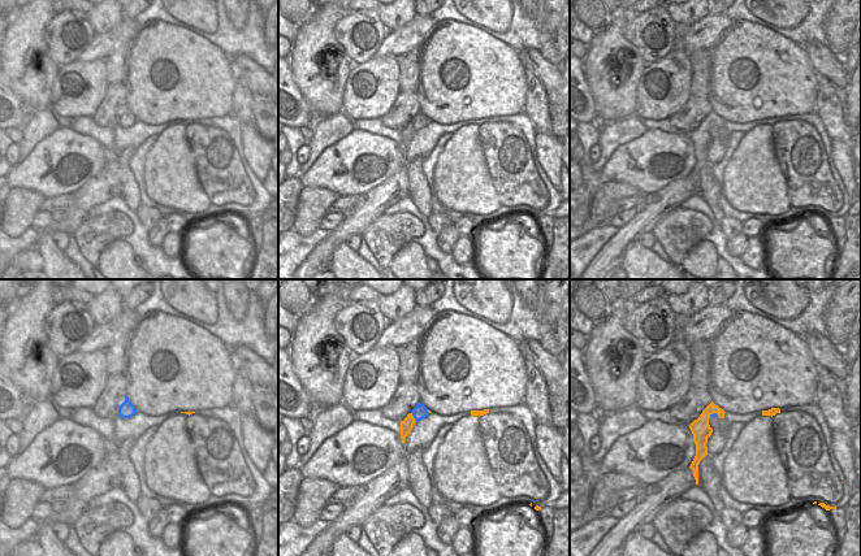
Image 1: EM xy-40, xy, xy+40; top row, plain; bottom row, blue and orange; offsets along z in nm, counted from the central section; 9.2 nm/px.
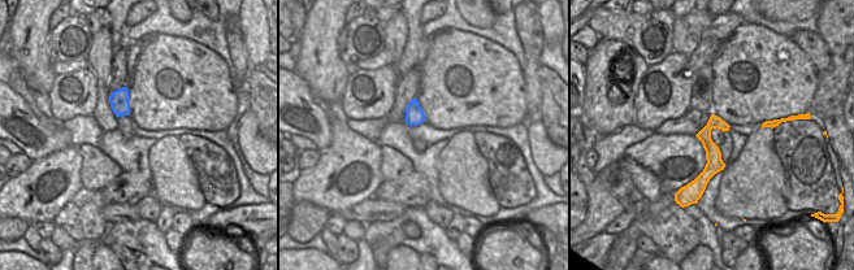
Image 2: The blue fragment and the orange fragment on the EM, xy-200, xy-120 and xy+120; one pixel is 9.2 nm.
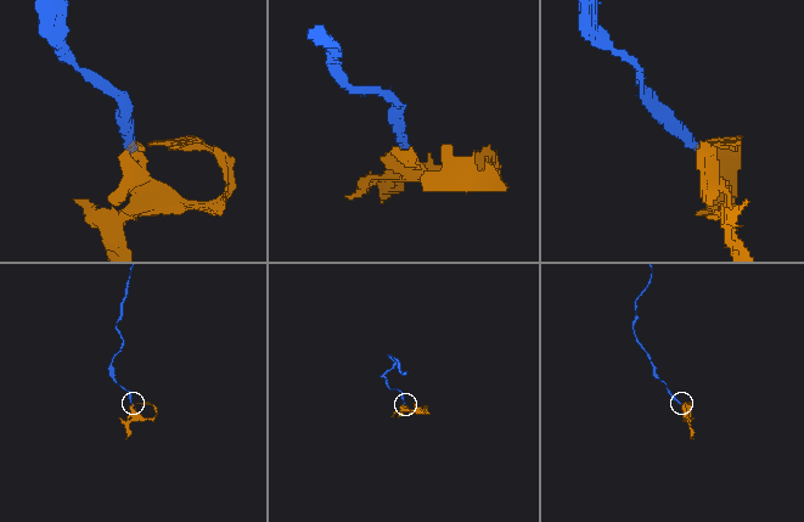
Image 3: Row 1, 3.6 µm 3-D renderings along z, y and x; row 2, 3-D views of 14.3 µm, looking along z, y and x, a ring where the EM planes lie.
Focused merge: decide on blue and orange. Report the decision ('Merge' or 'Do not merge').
Do not merge.

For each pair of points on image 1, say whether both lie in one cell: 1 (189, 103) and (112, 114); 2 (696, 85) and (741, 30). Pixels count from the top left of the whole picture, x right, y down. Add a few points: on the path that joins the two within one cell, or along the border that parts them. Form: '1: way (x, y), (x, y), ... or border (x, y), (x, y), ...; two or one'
1: border (124, 83), (126, 104); two
2: border (710, 77), (706, 98); two

